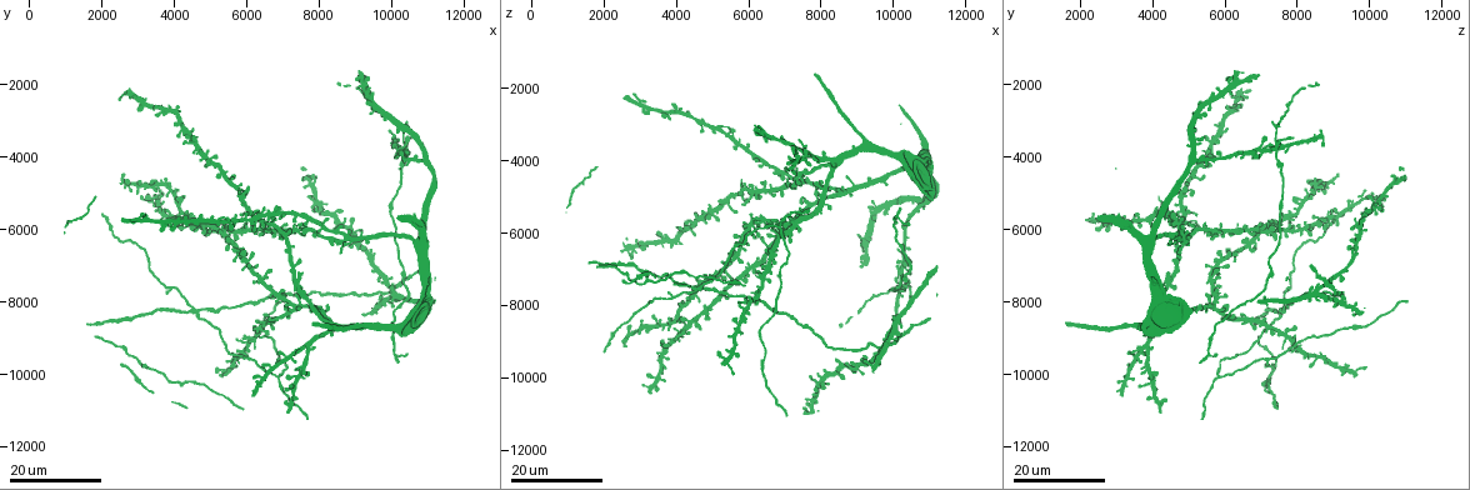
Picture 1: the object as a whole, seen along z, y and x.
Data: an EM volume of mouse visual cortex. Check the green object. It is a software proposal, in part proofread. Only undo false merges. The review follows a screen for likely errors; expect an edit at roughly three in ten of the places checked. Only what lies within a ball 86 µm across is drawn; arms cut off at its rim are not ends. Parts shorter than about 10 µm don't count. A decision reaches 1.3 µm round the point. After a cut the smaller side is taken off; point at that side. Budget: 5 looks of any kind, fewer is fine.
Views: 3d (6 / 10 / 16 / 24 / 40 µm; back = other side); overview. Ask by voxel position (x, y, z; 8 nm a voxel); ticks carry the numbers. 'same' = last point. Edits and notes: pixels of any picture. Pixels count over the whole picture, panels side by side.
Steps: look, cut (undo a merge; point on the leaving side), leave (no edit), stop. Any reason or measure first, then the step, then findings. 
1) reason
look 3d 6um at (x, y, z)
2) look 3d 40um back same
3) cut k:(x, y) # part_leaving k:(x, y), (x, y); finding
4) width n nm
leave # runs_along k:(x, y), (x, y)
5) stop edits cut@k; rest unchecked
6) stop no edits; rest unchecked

look 3d 16um at (6800, 10100, 5900)

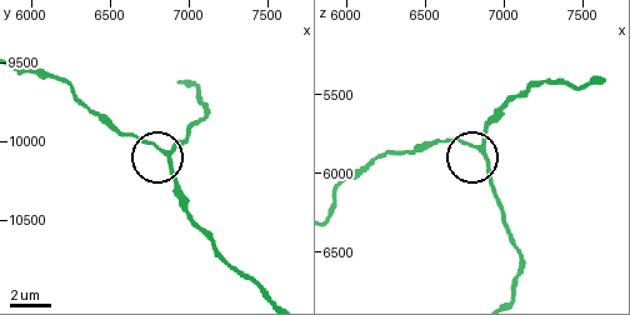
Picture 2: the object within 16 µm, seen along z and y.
closer look
look 3d 10um at (6880, 10080, 5860)

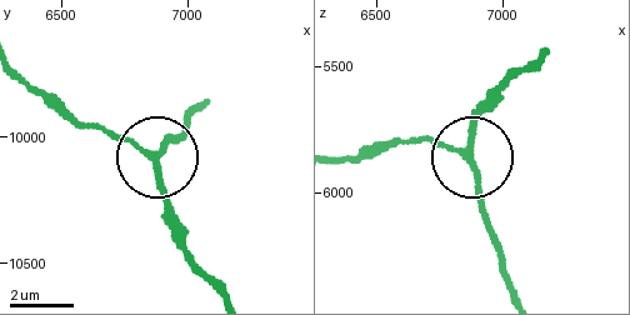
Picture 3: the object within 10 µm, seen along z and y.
leave # runs_along 3:(21, 76), (86, 123), (156, 154), (166, 211); all the same cell

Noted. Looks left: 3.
four arms meet
look 3d 16um at (4500, 8400, 7600)

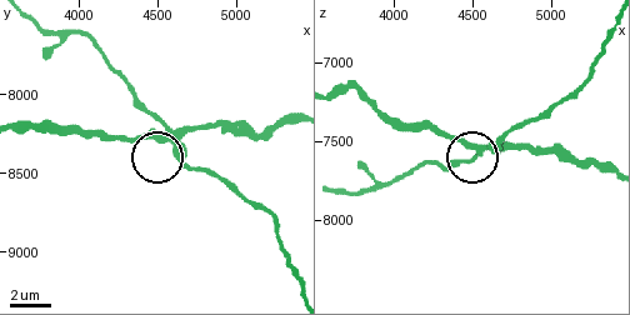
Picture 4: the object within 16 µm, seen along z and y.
closer look
look 3d 10um at (4580, 8320, 7520)

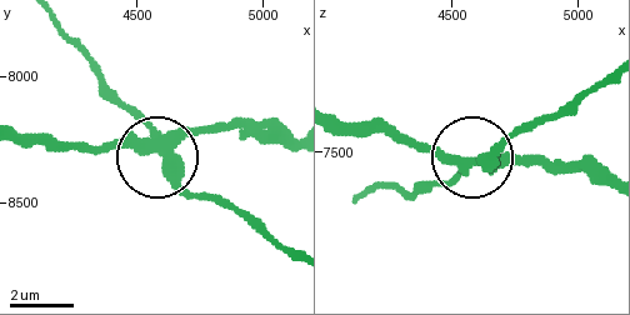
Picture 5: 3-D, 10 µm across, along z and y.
width 390 nm
cut 5:(211, 131) # part_leaving 5:(163, 141), (101, 149), (20, 141); a second cell is stuck on

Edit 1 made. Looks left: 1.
stop edits cut@5; rest unchecked

